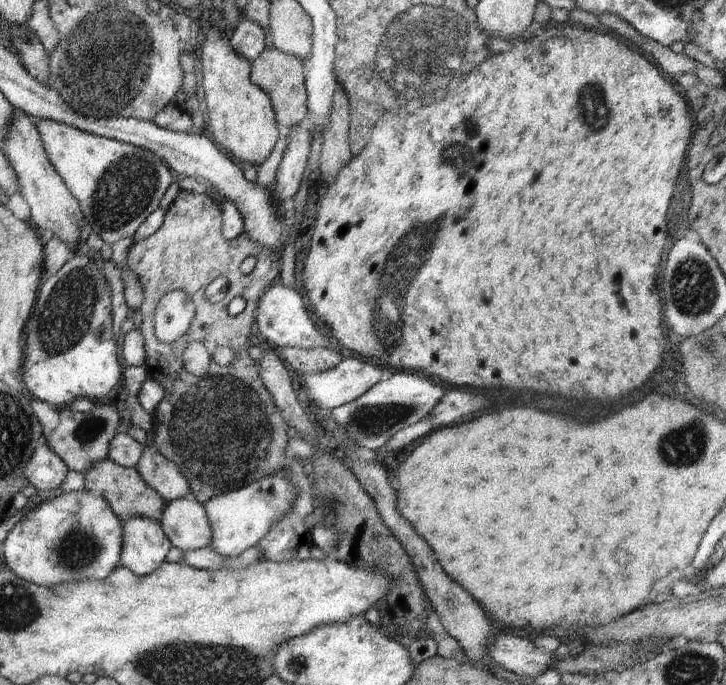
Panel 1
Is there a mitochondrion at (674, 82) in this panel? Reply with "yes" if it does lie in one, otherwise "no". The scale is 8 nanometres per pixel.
no

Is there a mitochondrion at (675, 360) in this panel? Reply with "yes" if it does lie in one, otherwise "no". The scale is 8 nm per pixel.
no

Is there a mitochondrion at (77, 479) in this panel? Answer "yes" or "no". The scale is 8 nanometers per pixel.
no

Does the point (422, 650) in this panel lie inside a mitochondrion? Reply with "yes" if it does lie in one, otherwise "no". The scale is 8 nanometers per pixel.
no

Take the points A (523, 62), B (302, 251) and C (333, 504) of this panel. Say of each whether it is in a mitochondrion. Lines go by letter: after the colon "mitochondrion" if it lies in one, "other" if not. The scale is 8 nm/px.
A: other
B: other
C: mitochondrion

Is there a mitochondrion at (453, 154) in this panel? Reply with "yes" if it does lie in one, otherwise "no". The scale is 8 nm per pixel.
yes

